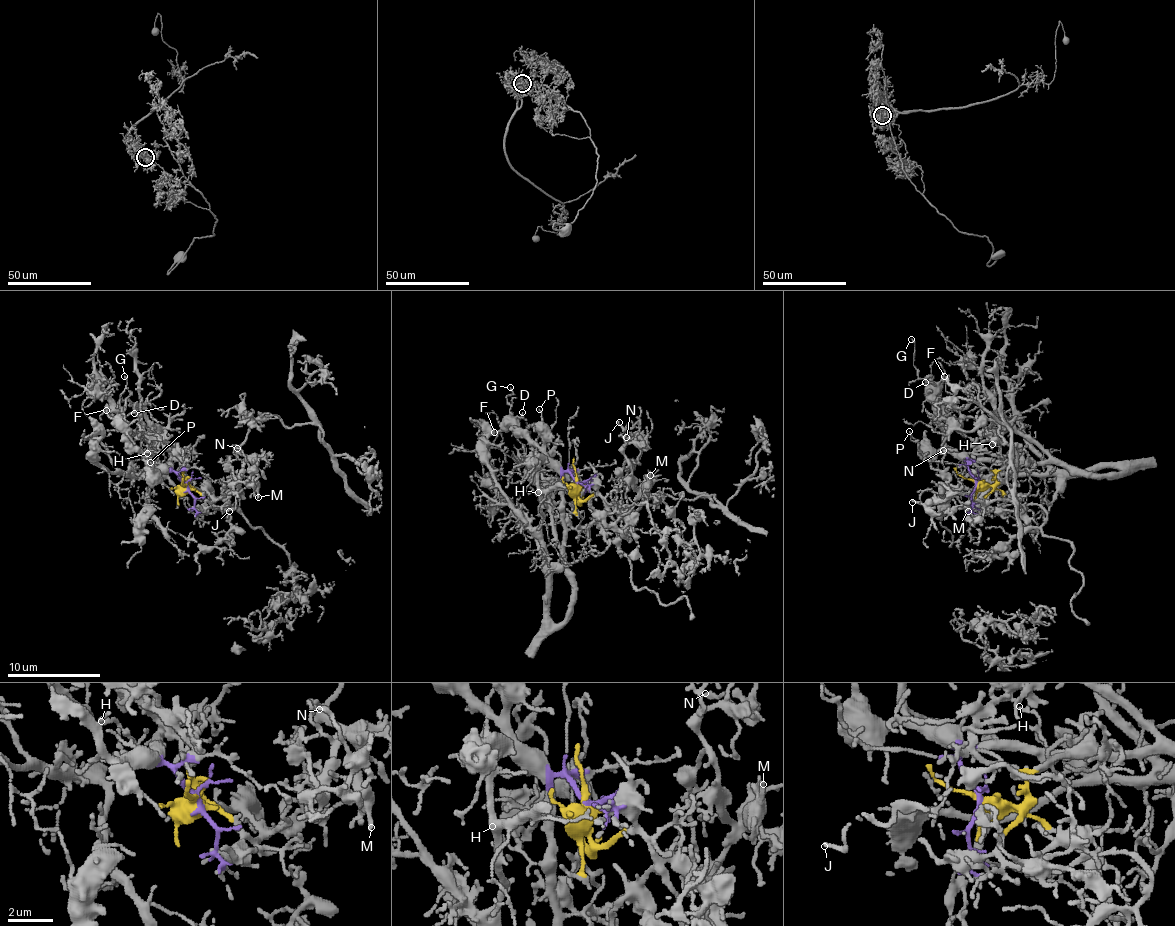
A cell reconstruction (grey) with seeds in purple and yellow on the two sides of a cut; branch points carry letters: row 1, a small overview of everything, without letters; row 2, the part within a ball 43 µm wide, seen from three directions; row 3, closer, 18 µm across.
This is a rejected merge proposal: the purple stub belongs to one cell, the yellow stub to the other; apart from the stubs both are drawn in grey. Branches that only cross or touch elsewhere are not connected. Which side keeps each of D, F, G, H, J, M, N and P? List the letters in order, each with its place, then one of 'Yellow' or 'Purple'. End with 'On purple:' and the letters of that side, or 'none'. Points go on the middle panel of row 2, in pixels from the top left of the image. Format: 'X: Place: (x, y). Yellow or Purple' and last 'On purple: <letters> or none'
D: Place: (522, 412). Purple
F: Place: (494, 432). Purple
G: Place: (510, 387). Purple
H: Place: (538, 492). Purple
J: Place: (619, 422). Yellow
M: Place: (650, 475). Yellow
N: Place: (626, 437). Yellow
P: Place: (539, 409). Purple
On purple: D, F, G, H, P

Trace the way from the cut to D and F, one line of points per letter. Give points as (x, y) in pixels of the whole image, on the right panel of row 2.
D: (976, 485), (976, 478), (967, 461), (957, 458), (945, 444), (945, 426), (937, 414), (937, 387), (926, 381)
F: (976, 485), (976, 478), (967, 461), (957, 458), (945, 444), (945, 426), (935, 398), (944, 376)

